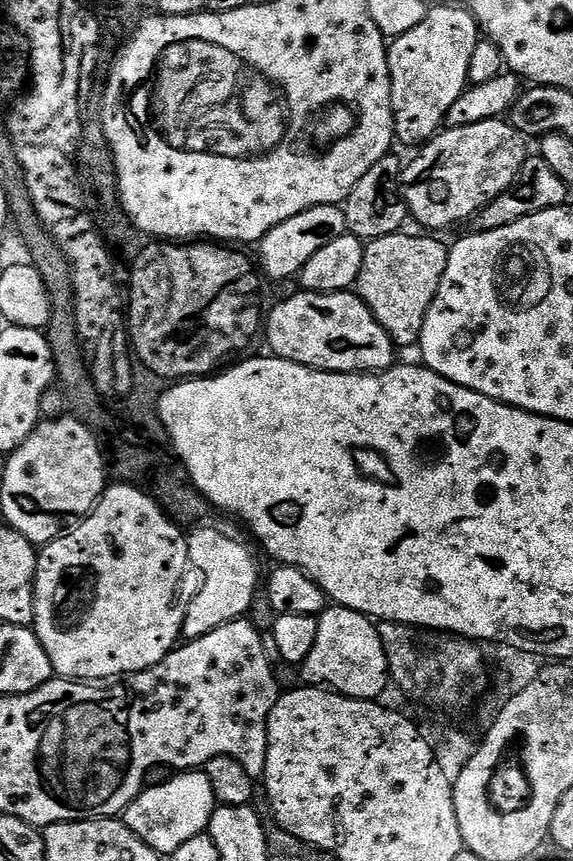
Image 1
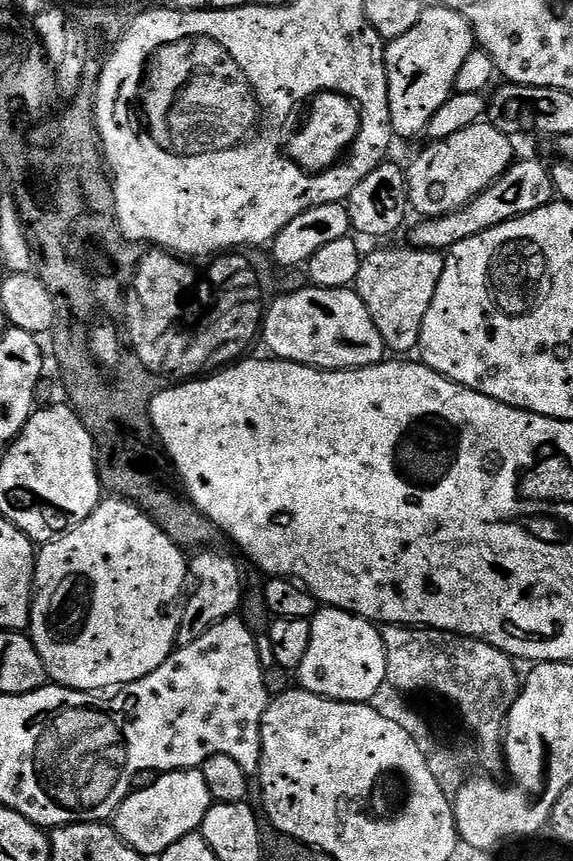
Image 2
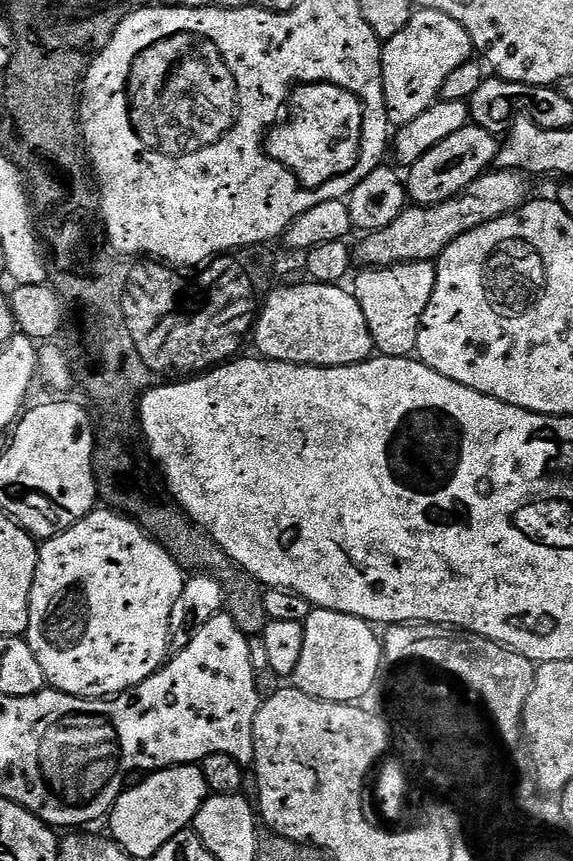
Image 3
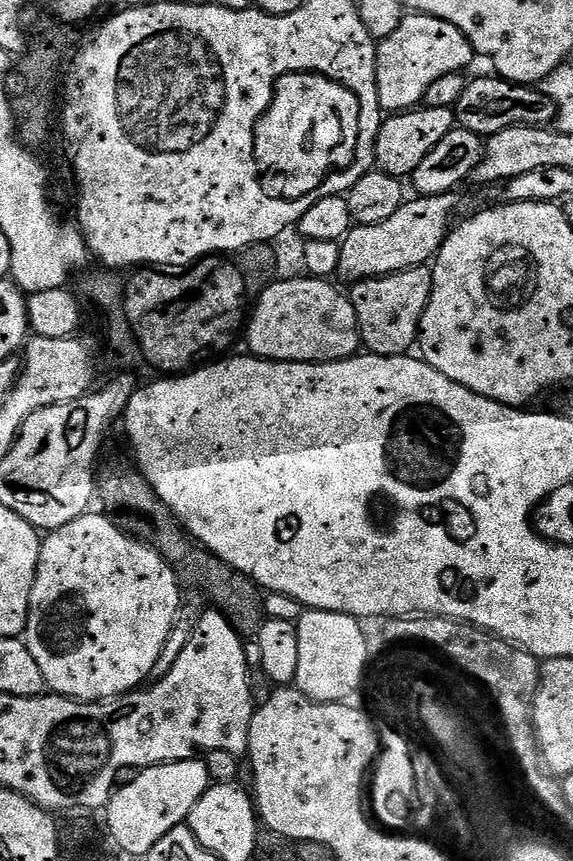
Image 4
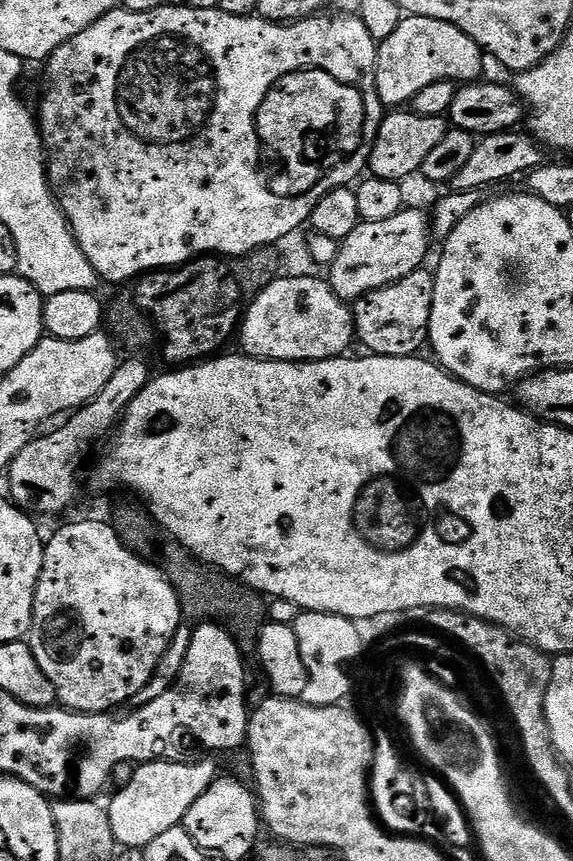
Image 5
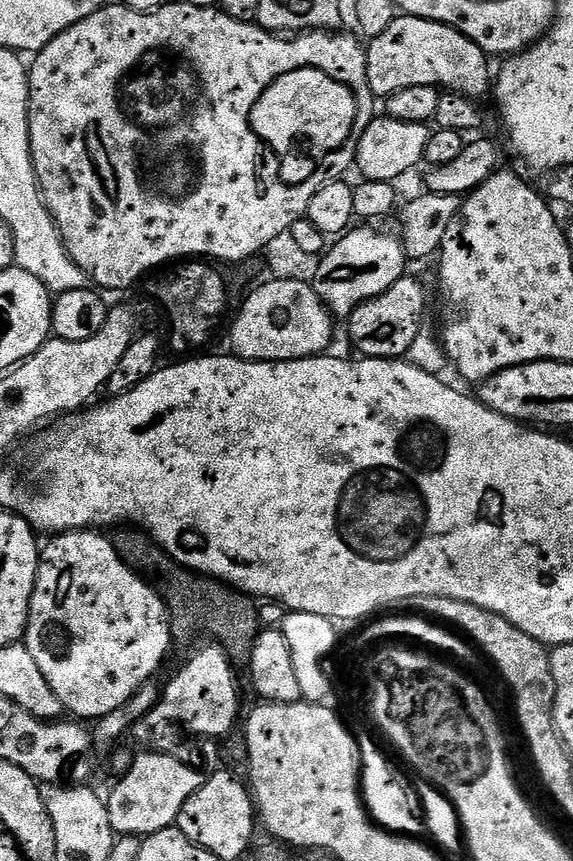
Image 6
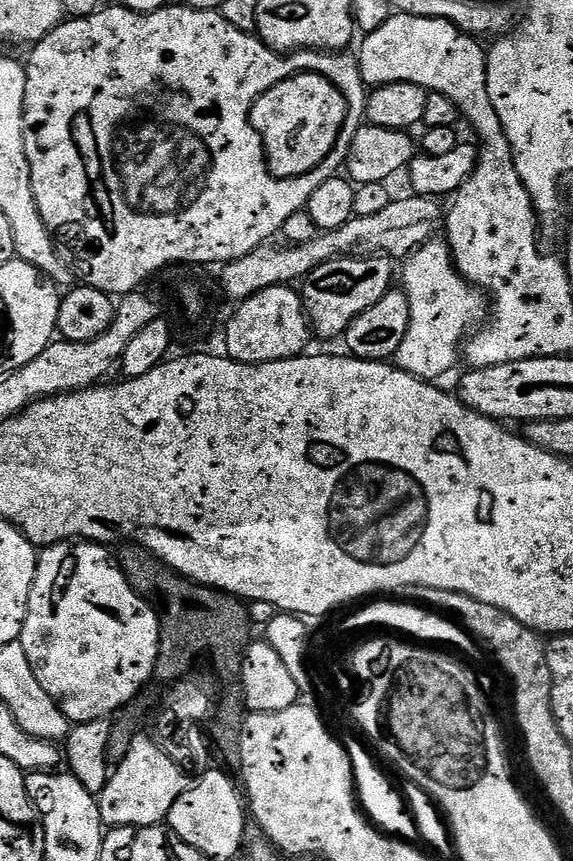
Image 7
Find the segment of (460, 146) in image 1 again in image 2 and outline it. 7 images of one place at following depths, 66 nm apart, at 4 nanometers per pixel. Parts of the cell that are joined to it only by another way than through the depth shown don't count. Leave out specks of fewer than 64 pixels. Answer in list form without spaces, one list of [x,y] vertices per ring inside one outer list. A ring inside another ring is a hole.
[[[481,122],[450,134],[450,138],[433,140],[425,152],[416,156],[412,165],[407,165],[408,203],[413,213],[421,212],[424,218],[445,216],[469,204],[474,197],[482,194],[517,159],[518,153],[513,137],[498,130],[494,125]]]

